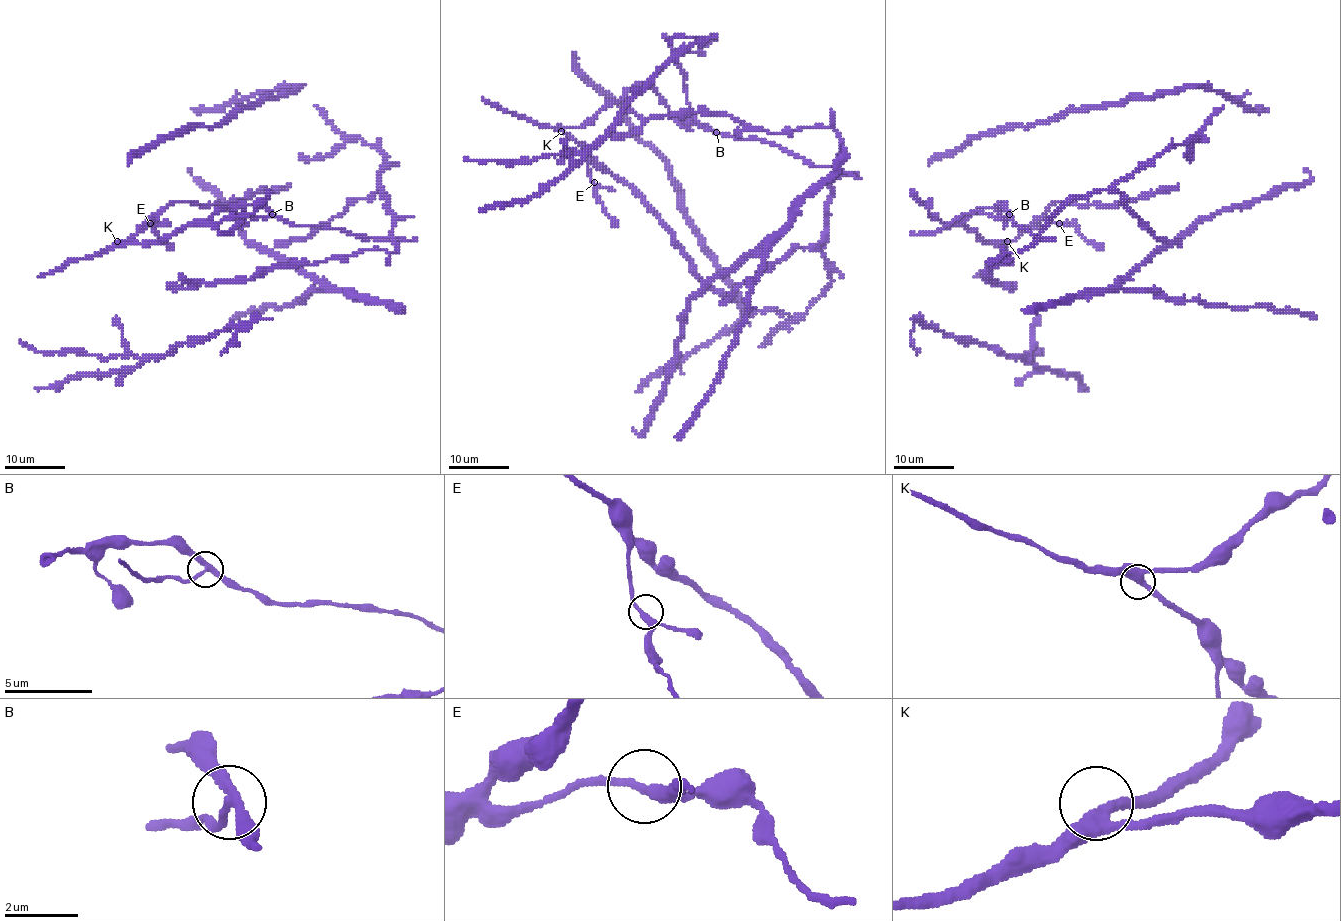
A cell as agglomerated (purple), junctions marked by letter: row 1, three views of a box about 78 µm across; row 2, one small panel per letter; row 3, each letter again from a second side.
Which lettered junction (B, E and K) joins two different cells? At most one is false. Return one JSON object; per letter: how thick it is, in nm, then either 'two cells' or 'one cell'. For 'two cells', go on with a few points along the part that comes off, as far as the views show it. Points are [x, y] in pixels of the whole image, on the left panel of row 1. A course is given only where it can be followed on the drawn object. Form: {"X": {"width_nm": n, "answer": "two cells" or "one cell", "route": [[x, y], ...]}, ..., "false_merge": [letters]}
{"B": {"width_nm": 240, "answer": "two cells", "route": [[271, 214], [255, 217], [244, 211], [229, 234], [217, 234]]}, "E": {"width_nm": 280, "answer": "one cell"}, "K": {"width_nm": 360, "answer": "one cell"}, "false_merge": ["B"]}

